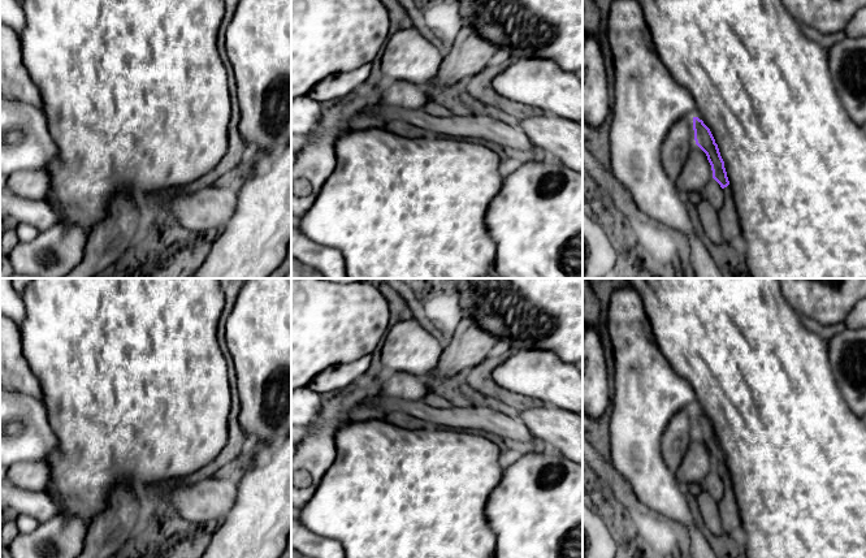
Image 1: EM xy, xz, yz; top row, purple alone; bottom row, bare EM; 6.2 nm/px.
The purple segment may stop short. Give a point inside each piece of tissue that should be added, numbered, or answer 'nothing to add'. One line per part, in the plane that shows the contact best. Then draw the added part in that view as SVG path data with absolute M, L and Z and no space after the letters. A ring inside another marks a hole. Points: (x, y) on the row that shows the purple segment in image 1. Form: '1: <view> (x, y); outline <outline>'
1: yz (728, 217); outline M728 185L723 189L724 202L718 209L718 219L723 241L731 245L741 245L741 226L739 222L739 213L733 202L732 189Z

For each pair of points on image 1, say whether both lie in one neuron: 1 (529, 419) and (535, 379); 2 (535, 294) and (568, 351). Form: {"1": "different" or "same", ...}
{"1": "different", "2": "same"}

